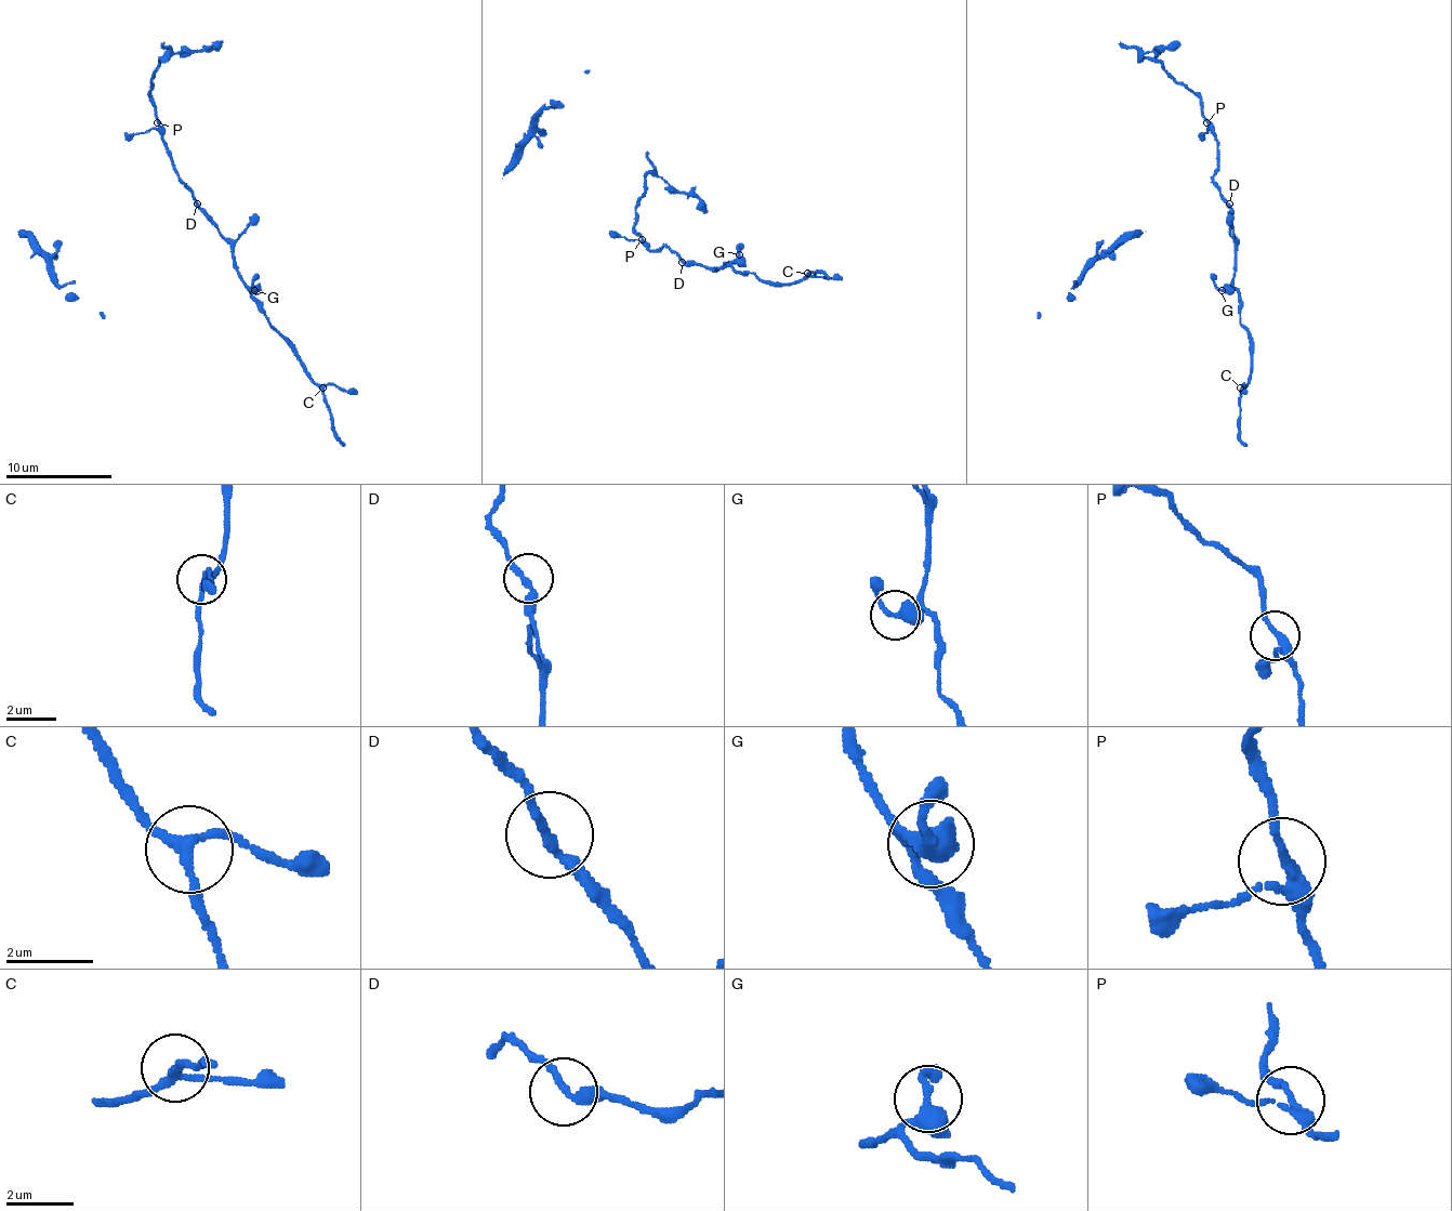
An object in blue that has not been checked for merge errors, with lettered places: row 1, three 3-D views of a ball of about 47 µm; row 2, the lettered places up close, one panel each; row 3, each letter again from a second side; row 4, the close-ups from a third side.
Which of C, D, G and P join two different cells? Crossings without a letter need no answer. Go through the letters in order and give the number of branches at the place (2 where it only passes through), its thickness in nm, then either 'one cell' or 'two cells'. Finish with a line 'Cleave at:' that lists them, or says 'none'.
C: branches 3; calibre 220 nm; one cell
D: branches 2; calibre 220 nm; one cell
G: branches 3; calibre 360 nm; one cell
P: branches 3; calibre 220 nm; one cell
Cleave at: none

